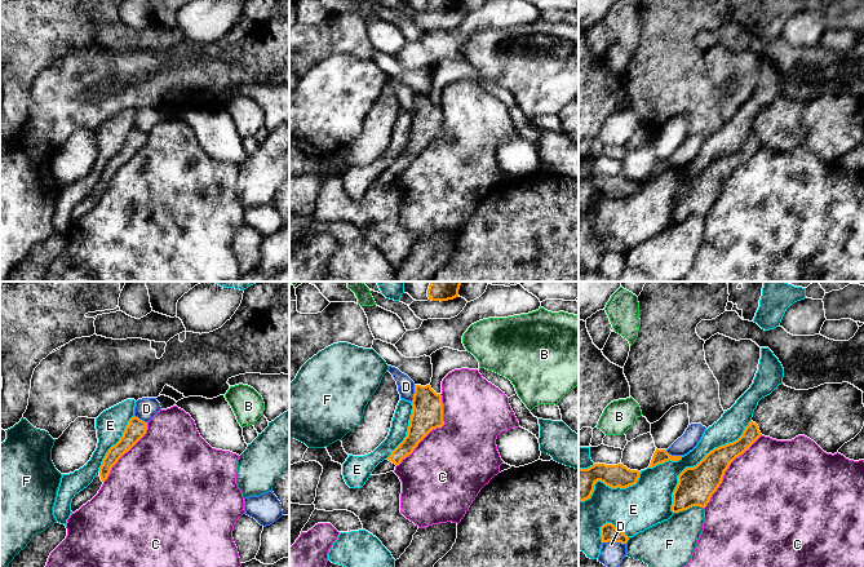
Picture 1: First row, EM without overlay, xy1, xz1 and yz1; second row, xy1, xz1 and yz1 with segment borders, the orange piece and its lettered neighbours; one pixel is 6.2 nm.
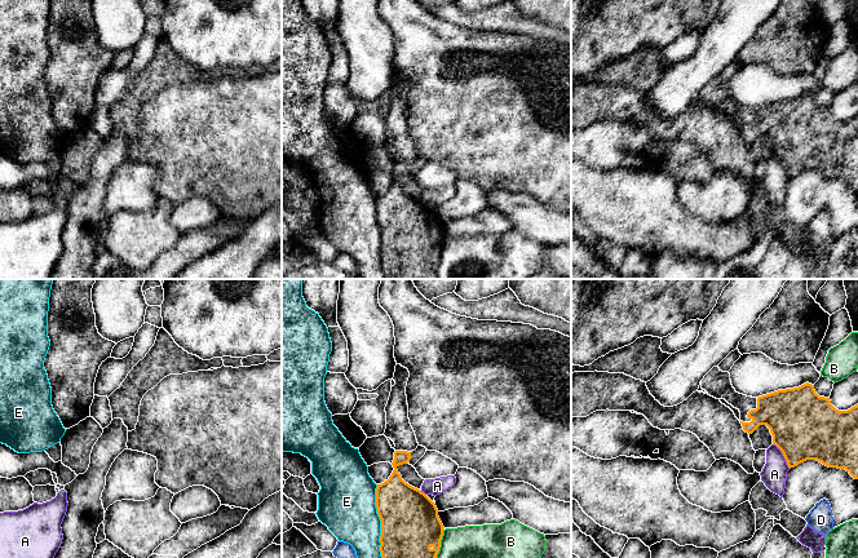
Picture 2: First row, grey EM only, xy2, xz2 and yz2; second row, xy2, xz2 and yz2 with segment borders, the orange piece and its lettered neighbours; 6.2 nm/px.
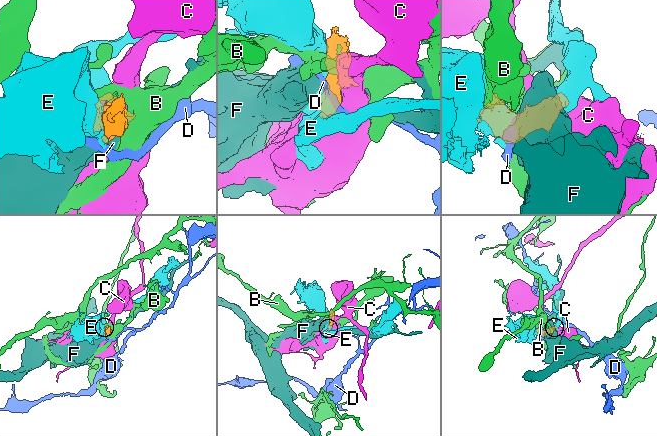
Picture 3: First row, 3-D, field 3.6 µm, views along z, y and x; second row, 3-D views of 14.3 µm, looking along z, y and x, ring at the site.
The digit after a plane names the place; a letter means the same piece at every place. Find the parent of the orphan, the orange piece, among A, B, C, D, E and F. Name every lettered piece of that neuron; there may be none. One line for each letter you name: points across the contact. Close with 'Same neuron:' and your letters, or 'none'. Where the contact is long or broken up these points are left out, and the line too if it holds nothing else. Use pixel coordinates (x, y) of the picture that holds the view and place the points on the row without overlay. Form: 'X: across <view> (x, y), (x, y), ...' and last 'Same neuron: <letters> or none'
Same neuron: none

